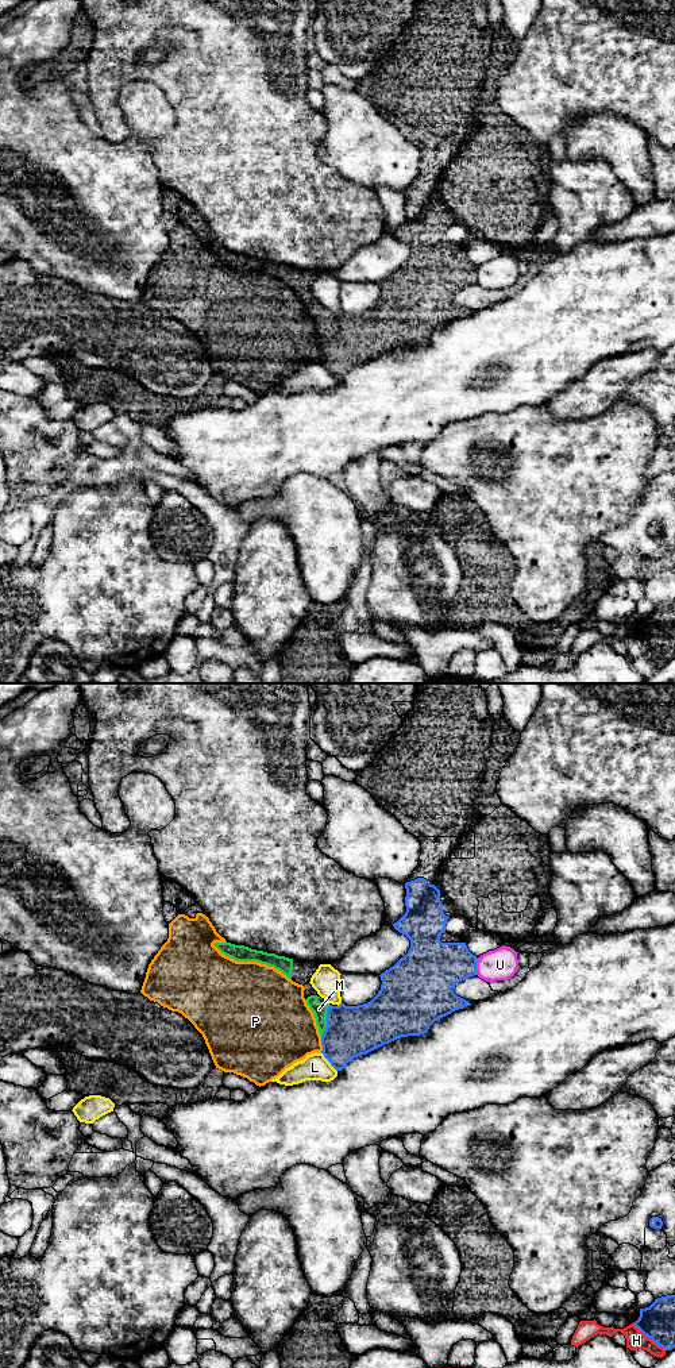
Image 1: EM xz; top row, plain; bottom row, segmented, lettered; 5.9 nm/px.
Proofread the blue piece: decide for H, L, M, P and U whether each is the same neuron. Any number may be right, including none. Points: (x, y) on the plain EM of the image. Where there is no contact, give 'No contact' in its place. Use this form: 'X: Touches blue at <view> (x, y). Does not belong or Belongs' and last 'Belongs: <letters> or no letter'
H: Touches blue at xz (648, 646). Does not belong
L: Touches blue at xz (328, 369). Does not belong
M: Touches blue at xz (327, 330). Belongs
P: Touches blue at xz (321, 353). Does not belong
U: Touches blue at xz (475, 274). Does not belong
Belongs: M

